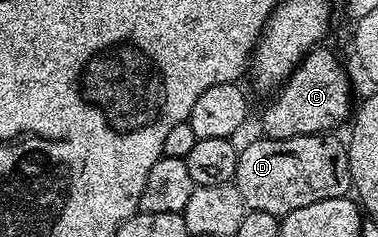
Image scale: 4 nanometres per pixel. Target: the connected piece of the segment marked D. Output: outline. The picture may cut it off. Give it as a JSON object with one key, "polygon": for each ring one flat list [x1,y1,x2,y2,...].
{"polygon":[[333,133,309,134,295,138,258,136,238,152,233,184,237,186,247,211,259,210,279,216,296,212,316,200,345,198,351,193,347,143]]}

